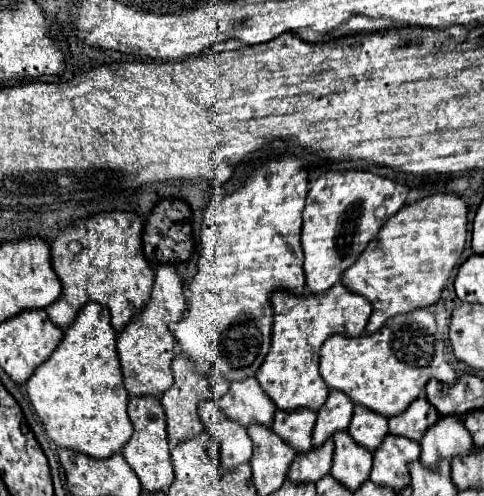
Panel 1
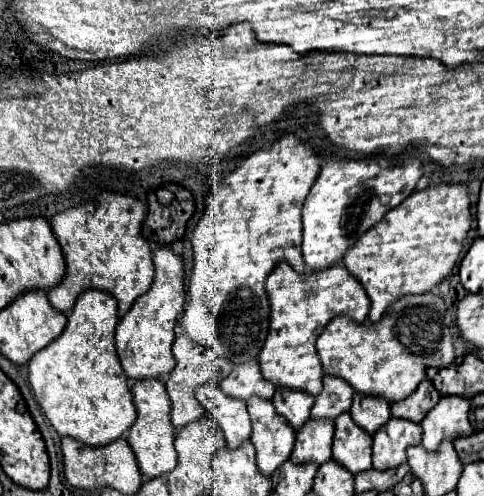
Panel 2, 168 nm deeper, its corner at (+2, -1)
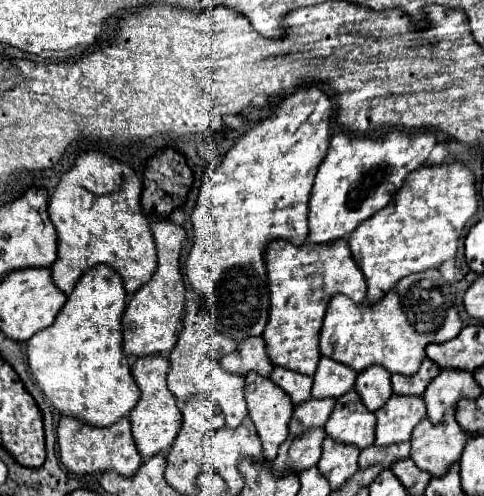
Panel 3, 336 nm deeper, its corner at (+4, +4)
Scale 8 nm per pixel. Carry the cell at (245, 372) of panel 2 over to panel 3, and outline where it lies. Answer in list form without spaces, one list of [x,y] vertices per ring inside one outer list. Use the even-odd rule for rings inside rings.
[[[245,338],[237,344],[237,350],[233,354],[227,354],[221,358],[221,366],[239,376],[247,376],[247,372],[257,372],[263,378],[271,376],[273,364],[265,354],[265,342],[263,338]]]

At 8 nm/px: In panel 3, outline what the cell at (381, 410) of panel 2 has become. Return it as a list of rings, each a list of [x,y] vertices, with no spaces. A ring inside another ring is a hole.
[[[371,366],[357,376],[357,394],[369,412],[377,412],[391,398],[391,374],[379,366]]]

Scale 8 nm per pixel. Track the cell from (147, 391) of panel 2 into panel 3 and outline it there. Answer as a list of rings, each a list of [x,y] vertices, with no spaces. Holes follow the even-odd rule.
[[[161,356],[137,358],[135,364],[131,366],[131,374],[141,390],[141,398],[139,398],[137,406],[131,410],[129,422],[133,428],[135,446],[145,460],[151,456],[157,456],[157,454],[165,454],[171,448],[171,444],[181,428],[181,412],[175,404],[175,396],[165,386],[167,372],[169,372],[169,362],[167,362],[167,358],[161,358]]]

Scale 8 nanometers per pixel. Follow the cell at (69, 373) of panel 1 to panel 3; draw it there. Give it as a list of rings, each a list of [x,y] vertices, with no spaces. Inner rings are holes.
[[[95,266],[81,276],[57,320],[27,342],[29,370],[61,416],[107,428],[127,418],[135,408],[139,388],[121,348],[121,314],[125,304],[127,294],[121,276],[109,266]]]

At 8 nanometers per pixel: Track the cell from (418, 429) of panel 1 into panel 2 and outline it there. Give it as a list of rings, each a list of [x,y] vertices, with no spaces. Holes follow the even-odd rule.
[[[423,379],[421,387],[417,387],[417,391],[409,395],[409,399],[401,399],[391,405],[391,415],[399,419],[409,419],[413,423],[421,423],[427,411],[431,411],[437,405],[439,397],[441,393],[433,387],[433,383],[429,379]]]

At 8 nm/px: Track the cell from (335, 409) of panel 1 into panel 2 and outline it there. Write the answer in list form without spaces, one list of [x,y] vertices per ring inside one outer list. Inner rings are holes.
[[[333,375],[323,377],[323,391],[315,397],[311,409],[313,419],[335,419],[343,411],[349,411],[353,399],[353,387]]]

